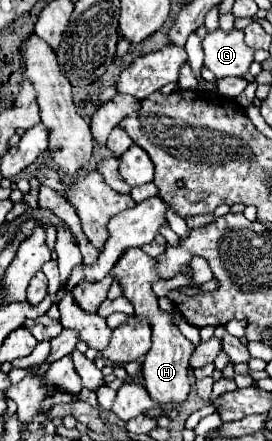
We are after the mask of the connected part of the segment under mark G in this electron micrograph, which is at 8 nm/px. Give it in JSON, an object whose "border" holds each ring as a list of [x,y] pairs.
{"border":[[[221,28],[207,32],[203,38],[203,66],[217,78],[243,76],[253,62],[253,48],[243,42],[241,30],[223,32]]]}

